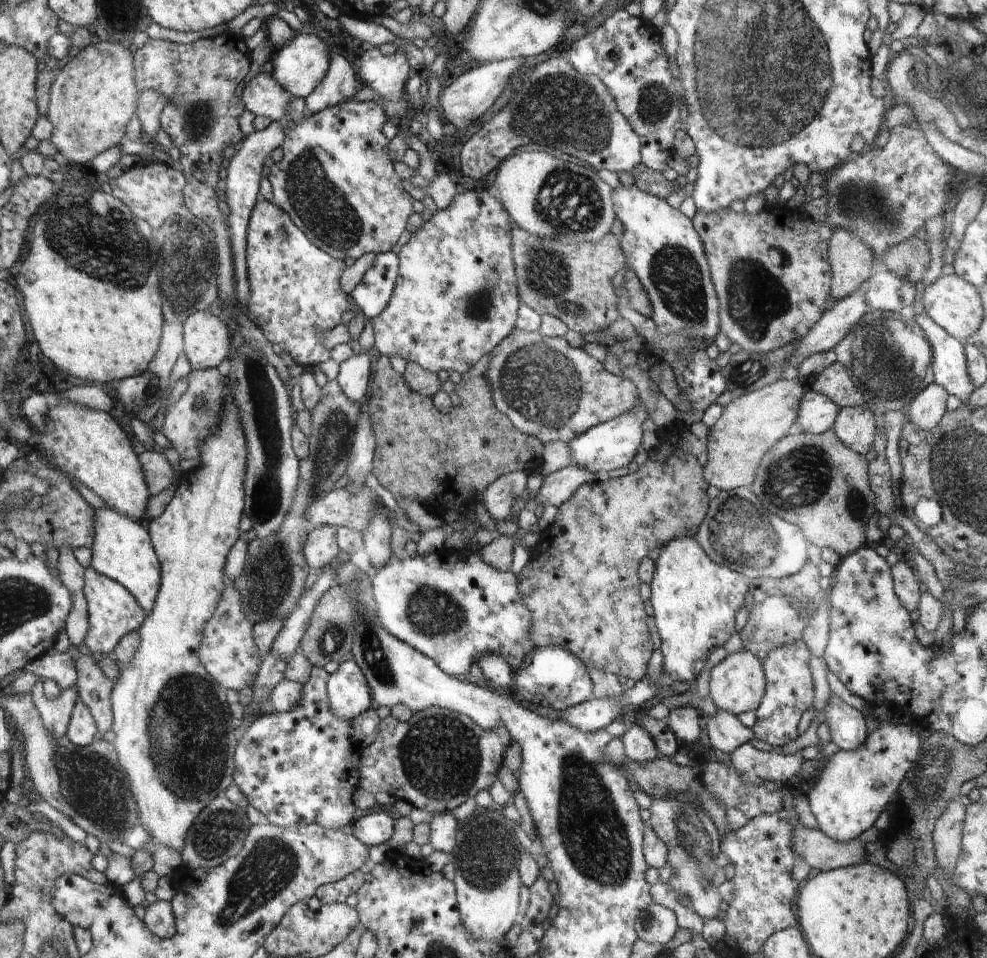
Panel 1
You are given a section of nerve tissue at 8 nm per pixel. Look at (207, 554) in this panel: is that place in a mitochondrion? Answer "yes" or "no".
no

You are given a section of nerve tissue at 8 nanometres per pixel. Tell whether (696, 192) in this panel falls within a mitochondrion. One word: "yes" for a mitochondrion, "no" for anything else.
no

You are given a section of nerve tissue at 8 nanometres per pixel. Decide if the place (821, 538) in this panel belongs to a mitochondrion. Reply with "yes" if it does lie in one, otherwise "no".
no

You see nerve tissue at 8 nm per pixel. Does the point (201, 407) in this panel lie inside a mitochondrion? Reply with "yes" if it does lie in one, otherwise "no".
yes

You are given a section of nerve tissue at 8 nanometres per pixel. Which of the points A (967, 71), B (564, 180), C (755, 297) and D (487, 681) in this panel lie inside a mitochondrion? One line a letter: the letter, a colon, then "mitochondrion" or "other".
A: mitochondrion
B: mitochondrion
C: mitochondrion
D: other

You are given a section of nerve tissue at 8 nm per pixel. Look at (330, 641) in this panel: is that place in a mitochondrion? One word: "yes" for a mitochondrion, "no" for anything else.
yes

